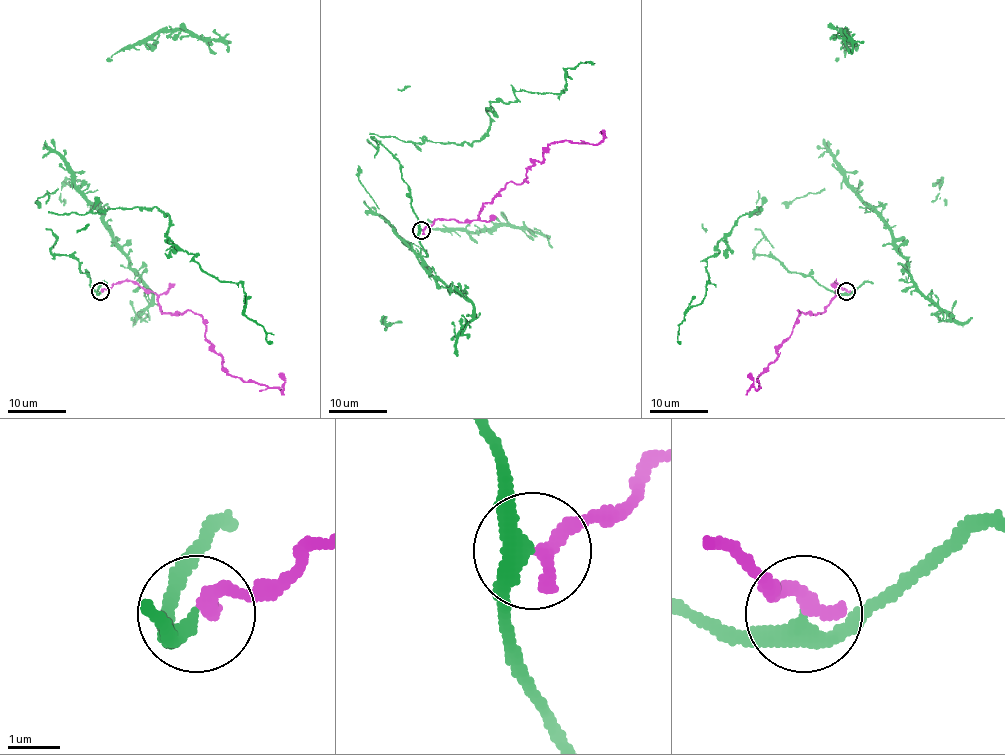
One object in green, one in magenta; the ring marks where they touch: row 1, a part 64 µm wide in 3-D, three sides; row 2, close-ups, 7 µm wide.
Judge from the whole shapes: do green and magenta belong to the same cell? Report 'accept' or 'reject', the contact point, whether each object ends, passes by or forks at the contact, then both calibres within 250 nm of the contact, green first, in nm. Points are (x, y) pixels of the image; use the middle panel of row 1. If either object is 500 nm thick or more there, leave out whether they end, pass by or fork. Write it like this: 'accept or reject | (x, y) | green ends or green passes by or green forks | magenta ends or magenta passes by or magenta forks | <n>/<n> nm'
reject | (421, 230) | green passes by | magenta ends | 300/360 nm

